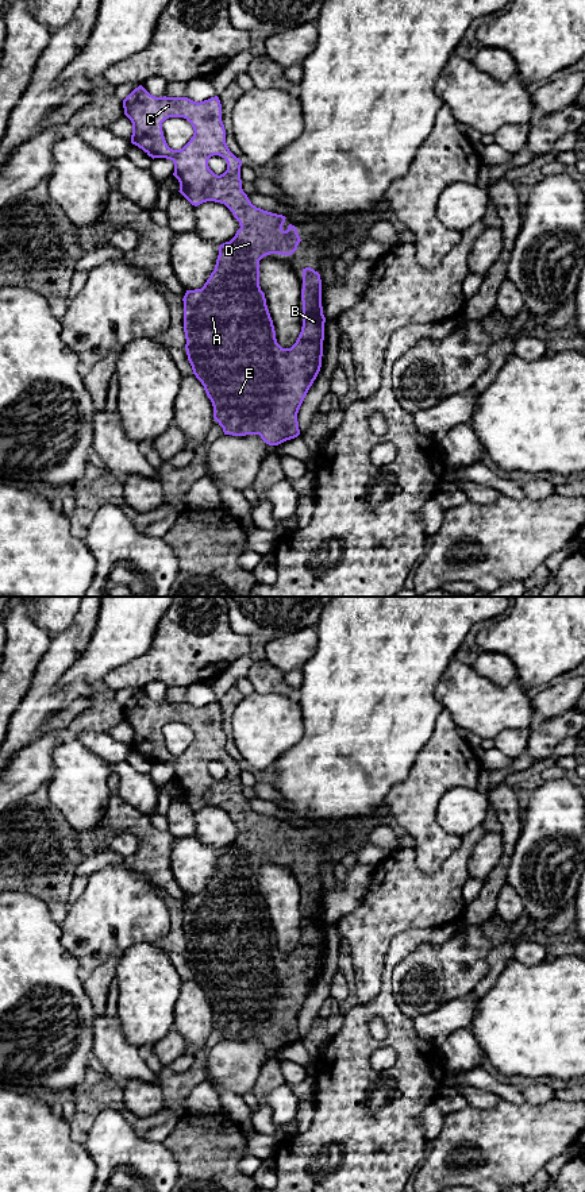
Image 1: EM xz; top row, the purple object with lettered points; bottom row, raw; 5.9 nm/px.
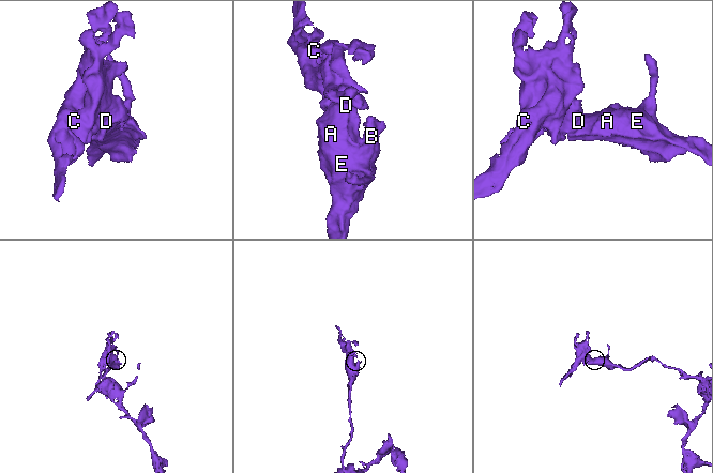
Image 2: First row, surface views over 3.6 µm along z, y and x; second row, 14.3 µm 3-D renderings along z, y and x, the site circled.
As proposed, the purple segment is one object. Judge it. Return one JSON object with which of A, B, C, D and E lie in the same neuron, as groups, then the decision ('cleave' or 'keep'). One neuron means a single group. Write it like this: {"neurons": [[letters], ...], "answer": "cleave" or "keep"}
{"neurons": [["A", "B", "C", "D", "E"]], "answer": "keep"}

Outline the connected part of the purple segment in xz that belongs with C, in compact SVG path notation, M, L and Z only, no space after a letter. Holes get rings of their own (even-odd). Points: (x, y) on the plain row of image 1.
M139 690L123 705L123 713L124 720L132 728L131 748L142 753L153 764L166 763L174 768L173 780L178 784L178 796L184 802L195 811L207 806L224 809L240 830L230 846L219 850L215 875L204 891L201 894L186 895L182 903L188 965L193 975L192 979L201 987L212 1007L215 1026L223 1033L224 1039L259 1039L263 1048L269 1050L278 1050L297 1042L300 1039L299 1014L322 972L326 927L322 911L322 884L320 879L313 873L303 873L303 931L296 948L290 953L282 953L277 948L265 898L259 891L259 865L270 859L292 860L301 846L297 833L289 829L288 834L284 836L285 821L257 813L243 796L240 784L242 765L230 756L226 748L222 709L218 701L200 707L188 702L155 702ZM169 722L184 722L193 732L193 741L181 755L170 753L165 745L162 728ZM213 760L219 760L227 767L227 775L220 780L215 779L208 771L208 765Z

